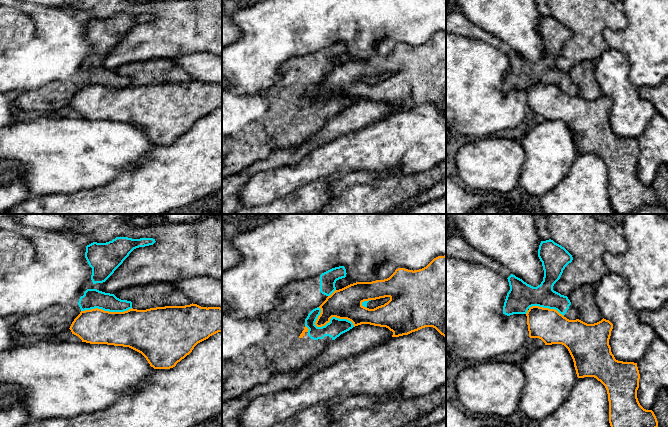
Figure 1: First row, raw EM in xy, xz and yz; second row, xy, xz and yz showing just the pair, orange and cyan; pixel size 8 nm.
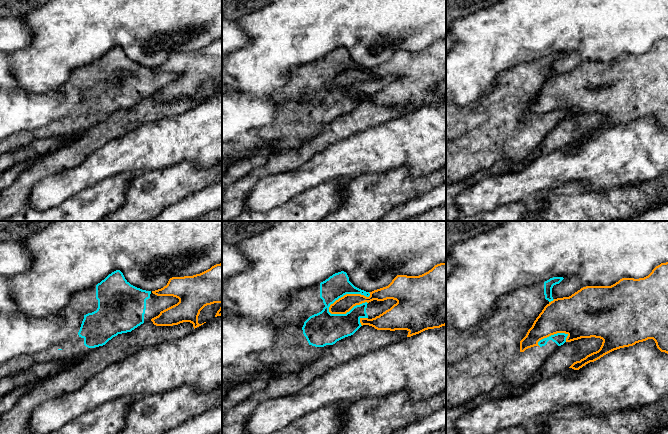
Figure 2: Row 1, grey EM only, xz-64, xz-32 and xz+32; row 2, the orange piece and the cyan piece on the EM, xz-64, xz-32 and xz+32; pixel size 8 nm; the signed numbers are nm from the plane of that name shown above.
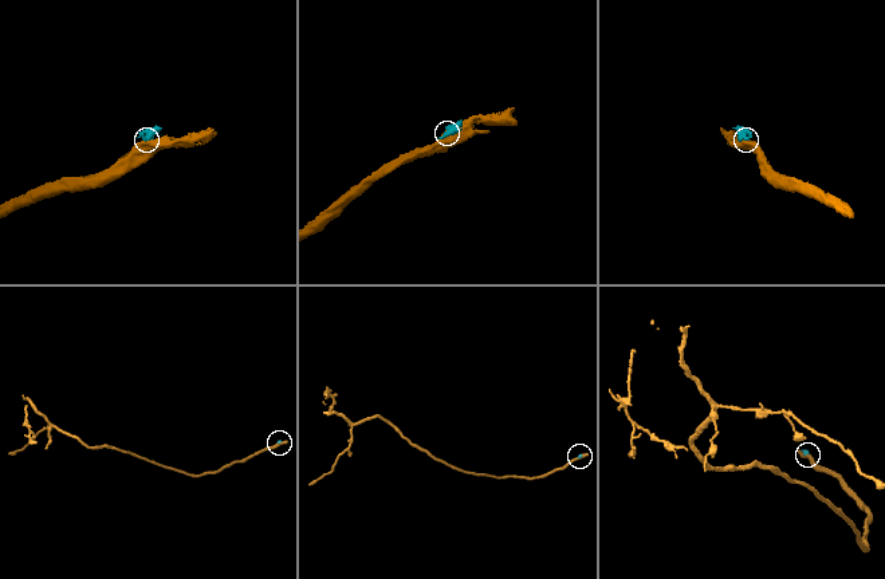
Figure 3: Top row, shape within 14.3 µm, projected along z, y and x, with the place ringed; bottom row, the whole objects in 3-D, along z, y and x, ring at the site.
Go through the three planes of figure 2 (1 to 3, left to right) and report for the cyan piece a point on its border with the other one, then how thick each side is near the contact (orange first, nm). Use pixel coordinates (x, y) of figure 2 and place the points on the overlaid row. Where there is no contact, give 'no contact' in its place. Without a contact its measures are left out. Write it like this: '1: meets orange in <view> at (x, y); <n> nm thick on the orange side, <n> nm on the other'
1: no contact
2: meets orange in xz-32 at (347, 294); 130 nm thick on the orange side, 190 nm on the other
3: meets orange in xz+32 at (552, 334); 320 nm thick on the orange side, 100 nm on the other

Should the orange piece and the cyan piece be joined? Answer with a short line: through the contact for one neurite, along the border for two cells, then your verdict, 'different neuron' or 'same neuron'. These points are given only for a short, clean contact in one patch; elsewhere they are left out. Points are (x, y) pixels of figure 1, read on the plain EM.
different neuron

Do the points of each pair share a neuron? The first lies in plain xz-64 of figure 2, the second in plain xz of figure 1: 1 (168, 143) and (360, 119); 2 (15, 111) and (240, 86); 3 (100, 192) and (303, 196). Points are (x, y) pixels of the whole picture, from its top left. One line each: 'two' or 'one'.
1: two
2: two
3: one

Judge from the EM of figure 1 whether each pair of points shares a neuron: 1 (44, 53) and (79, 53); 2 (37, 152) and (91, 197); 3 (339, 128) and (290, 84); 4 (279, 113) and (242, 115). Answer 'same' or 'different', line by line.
1: same
2: different
3: same
4: different

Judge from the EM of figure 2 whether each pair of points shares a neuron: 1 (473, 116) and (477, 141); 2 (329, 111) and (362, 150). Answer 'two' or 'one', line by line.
1: two
2: two

